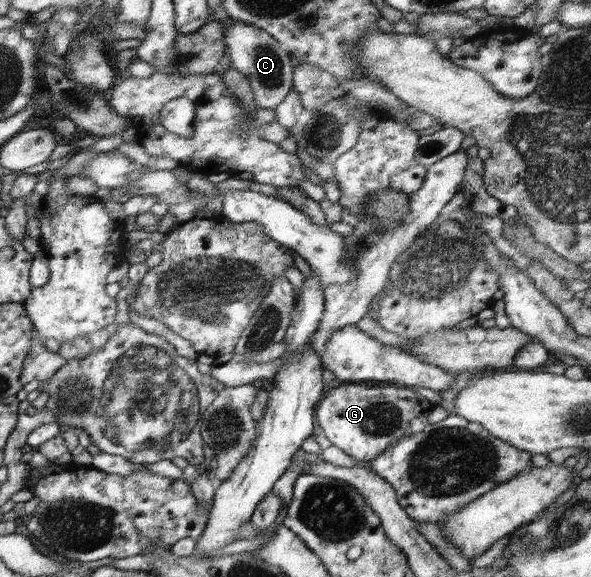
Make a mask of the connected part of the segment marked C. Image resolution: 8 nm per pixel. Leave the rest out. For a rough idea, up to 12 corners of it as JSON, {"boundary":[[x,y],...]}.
{"boundary":[[236,19],[226,56],[248,78],[256,108],[276,110],[293,87],[292,56]]}

